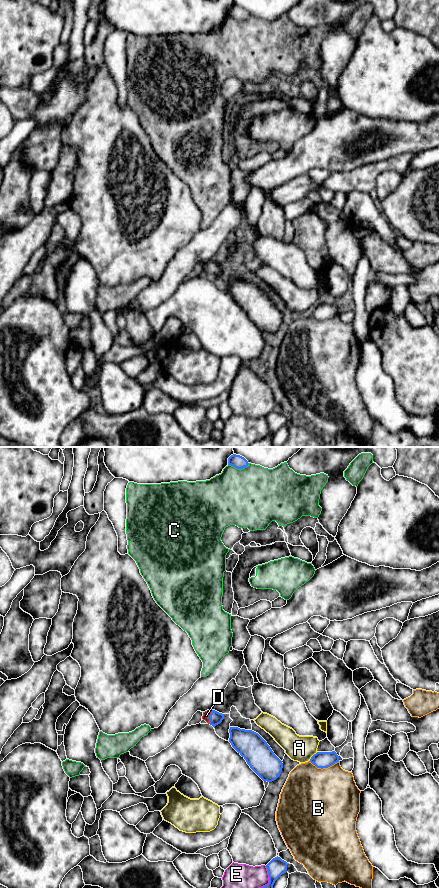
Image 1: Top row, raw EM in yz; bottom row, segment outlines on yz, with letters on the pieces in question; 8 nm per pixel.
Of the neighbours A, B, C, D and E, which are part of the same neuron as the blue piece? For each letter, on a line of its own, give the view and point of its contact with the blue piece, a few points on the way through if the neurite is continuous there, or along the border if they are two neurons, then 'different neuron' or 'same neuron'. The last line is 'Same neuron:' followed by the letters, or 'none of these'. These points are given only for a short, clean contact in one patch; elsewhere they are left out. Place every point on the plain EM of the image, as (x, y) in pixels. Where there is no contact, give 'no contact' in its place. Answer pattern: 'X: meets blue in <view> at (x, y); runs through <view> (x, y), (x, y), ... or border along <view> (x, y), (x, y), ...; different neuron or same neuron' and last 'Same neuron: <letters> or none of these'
A: meets blue in yz at (312, 308); different neuron
B: meets blue in yz at (324, 319); different neuron
C: meets blue in yz at (238, 20); different neuron
D: meets blue in yz at (210, 269); runs through yz (216, 270), (210, 269), (206, 267); same neuron
E: meets blue in yz at (267, 436); different neuron
Same neuron: D

